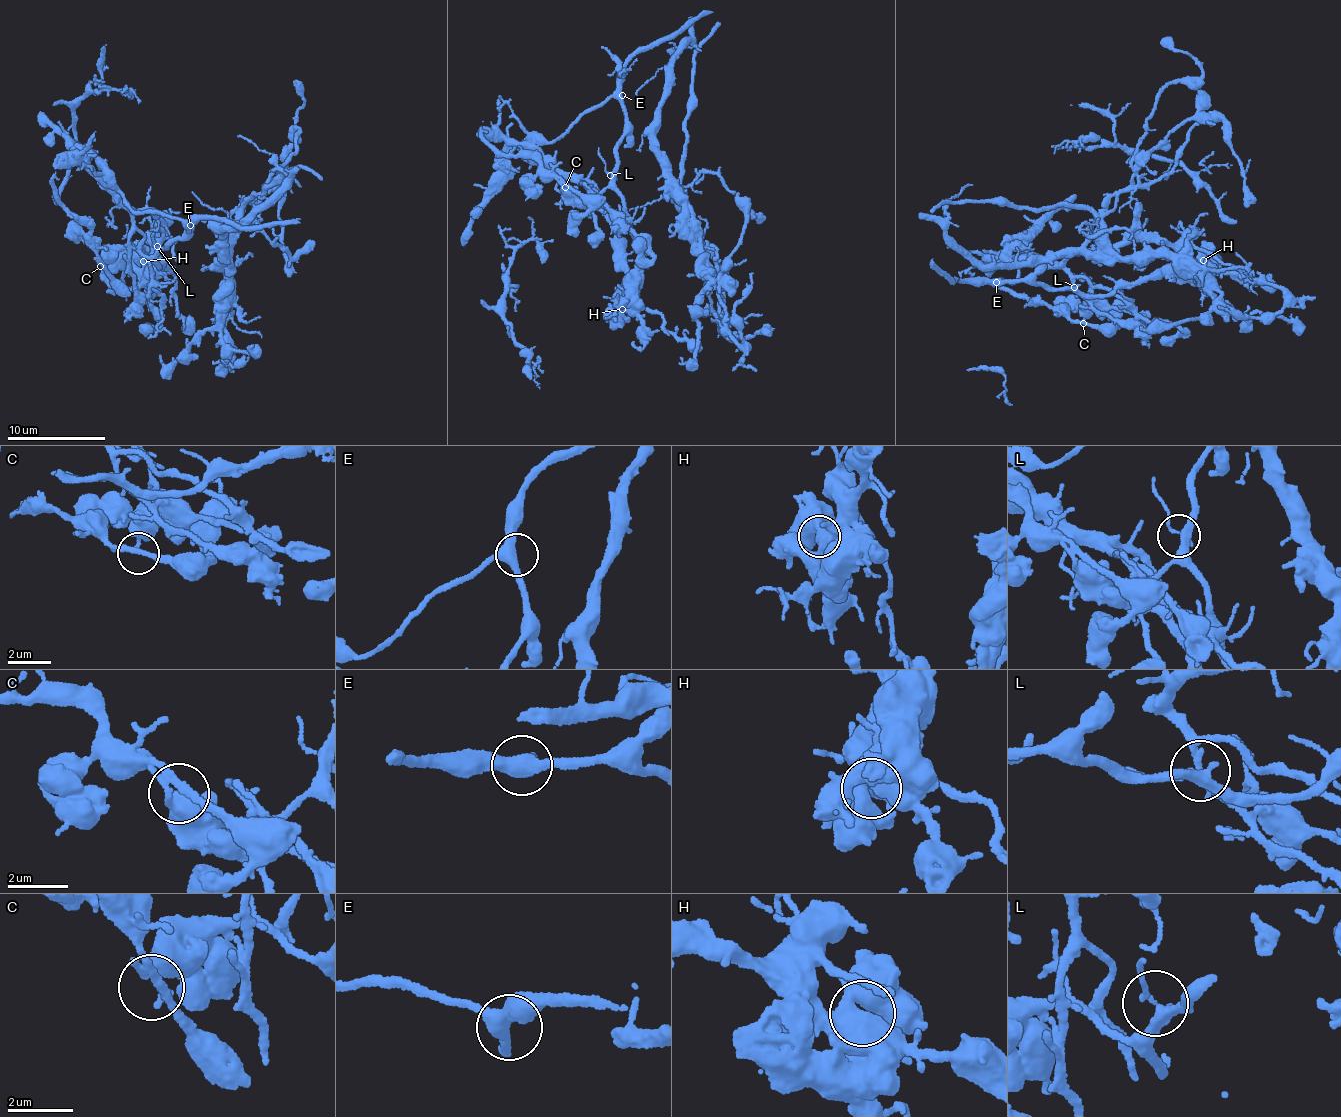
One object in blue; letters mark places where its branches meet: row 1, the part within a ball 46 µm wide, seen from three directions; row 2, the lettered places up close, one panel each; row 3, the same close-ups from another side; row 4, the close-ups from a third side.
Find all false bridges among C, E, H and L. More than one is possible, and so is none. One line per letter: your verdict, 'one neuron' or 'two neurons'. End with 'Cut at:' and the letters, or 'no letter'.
C: one neuron
E: one neuron
H: one neuron
L: one neuron
Cut at: no letter

